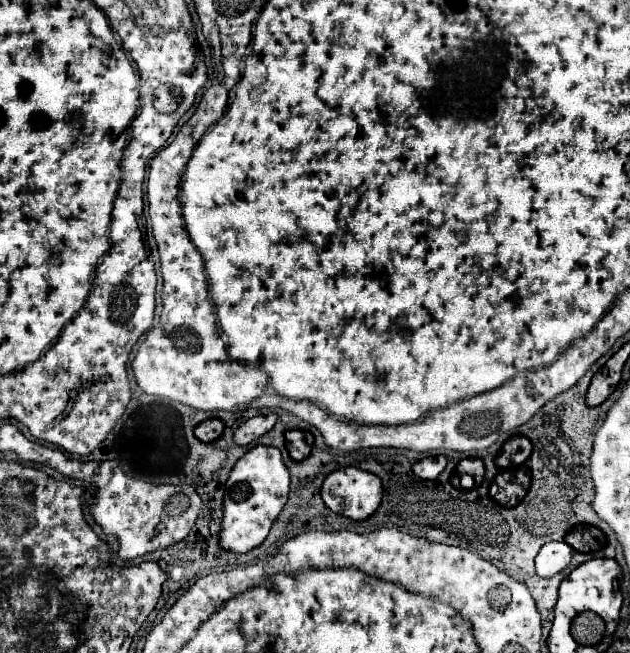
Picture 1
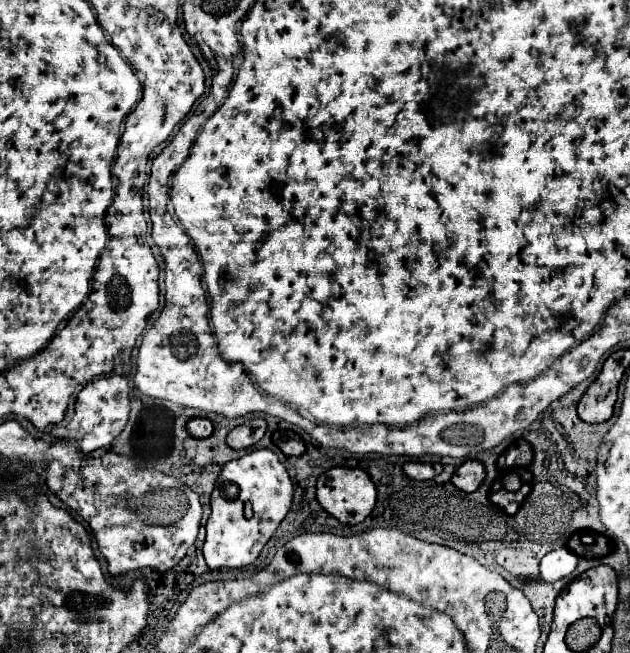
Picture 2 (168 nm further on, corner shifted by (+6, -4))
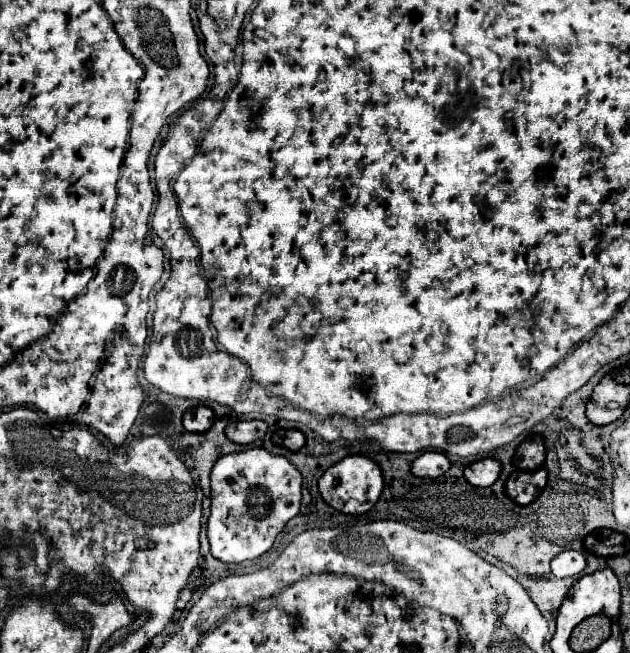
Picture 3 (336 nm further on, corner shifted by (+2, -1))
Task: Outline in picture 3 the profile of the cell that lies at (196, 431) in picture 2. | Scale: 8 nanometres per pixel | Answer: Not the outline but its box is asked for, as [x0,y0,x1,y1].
[183,406,215,432]

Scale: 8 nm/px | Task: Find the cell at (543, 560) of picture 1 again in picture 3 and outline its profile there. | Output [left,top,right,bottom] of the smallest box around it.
[551,550,585,578]

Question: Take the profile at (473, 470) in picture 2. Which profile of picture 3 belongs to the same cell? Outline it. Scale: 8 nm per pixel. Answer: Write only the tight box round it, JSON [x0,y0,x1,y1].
[465,458,501,488]

